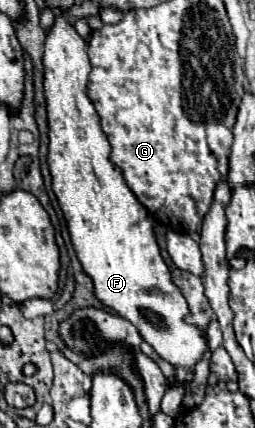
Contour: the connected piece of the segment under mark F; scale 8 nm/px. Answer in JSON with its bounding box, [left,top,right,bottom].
[44,16,208,368]

